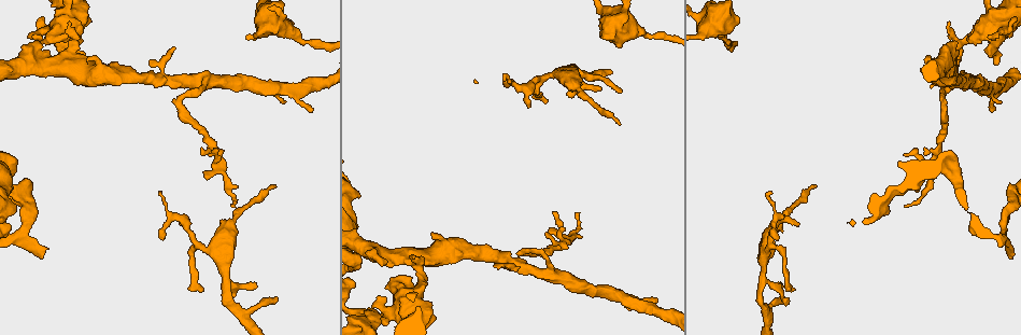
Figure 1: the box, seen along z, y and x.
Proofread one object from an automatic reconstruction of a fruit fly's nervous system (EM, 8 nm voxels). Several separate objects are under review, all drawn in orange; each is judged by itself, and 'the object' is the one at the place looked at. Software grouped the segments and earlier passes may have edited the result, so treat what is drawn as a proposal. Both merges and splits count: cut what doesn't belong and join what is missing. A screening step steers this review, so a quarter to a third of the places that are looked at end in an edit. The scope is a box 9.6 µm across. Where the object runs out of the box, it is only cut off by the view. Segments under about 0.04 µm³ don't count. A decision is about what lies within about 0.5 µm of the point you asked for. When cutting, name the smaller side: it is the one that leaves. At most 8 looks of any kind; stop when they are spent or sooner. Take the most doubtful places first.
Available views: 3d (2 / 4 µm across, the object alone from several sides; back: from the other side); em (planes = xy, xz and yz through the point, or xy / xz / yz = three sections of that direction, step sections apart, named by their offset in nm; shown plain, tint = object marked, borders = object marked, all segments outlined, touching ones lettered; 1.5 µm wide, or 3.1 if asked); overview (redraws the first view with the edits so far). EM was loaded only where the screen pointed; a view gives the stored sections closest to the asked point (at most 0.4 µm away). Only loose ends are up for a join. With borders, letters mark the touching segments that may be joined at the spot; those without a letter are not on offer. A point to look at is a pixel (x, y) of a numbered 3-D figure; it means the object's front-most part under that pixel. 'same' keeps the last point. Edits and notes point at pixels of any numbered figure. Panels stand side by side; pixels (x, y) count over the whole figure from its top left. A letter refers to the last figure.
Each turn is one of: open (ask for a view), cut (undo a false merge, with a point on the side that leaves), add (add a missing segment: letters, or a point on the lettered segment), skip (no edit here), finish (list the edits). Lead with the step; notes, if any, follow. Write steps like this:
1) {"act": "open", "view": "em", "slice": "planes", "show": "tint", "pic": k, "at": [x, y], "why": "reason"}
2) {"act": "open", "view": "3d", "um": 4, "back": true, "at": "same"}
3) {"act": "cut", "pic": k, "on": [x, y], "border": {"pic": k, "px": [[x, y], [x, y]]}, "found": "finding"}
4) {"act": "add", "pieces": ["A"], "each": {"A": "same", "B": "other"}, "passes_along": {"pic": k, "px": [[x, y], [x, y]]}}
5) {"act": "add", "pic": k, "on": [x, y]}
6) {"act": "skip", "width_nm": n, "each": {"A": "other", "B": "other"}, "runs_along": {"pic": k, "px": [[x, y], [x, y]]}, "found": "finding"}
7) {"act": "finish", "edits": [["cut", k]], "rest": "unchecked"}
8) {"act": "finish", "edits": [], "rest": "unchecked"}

{"act": "open", "view": "em", "slice": "planes", "show": "borders", "pic": 1, "at": [42, 256], "why": "free end"}

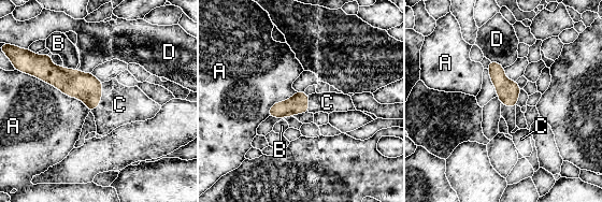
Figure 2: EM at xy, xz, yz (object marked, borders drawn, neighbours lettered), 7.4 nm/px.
{"act": "add", "pieces": ["C"], "each": {"A": "other", "B": "other", "C": "same", "D": "other"}, "found": "the cell continues"}

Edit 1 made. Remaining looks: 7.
{"act": "open", "view": "overview", "why": "see it whole again"}

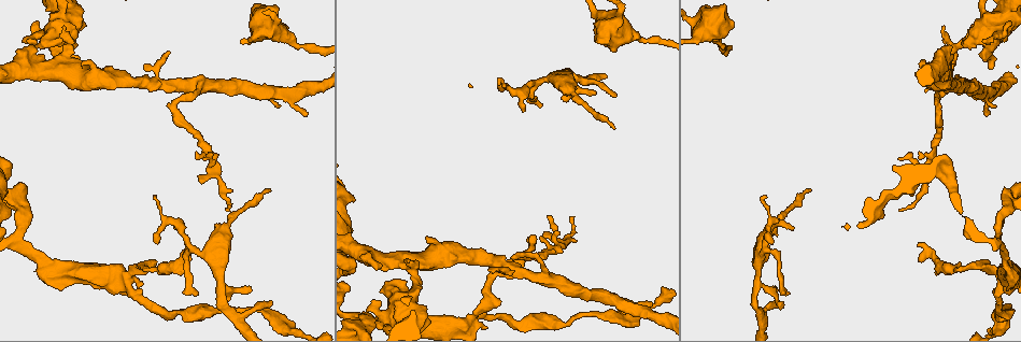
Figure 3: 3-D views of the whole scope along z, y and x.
{"act": "open", "view": "em", "slice": "planes", "show": "borders", "pic": 3, "at": [991, 69], "why": "branch stops here"}

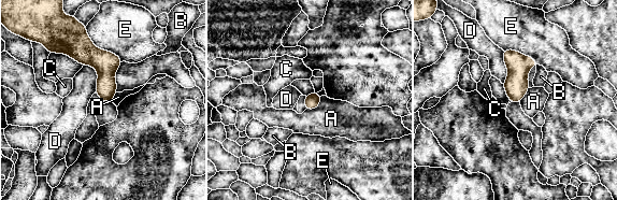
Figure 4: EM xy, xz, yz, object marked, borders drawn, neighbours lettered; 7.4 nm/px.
{"act": "skip", "longest_contact_nm": ["E", 360], "each": {"A": "other", "B": "other", "C": "other", "D": "other", "E": "other"}, "found": "no lettered segment goes on from it"}

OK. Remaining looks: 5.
{"act": "open", "view": "3d", "um": 4, "pic": 3, "at": [808, 191], "why": "an open end"}

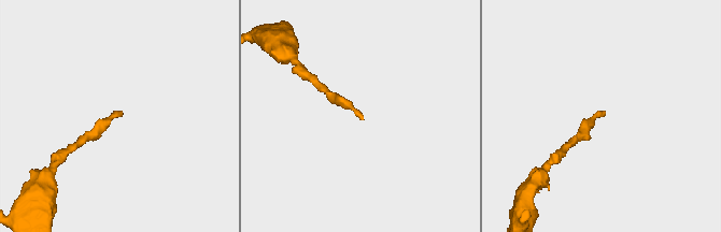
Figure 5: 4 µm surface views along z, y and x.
{"act": "open", "view": "em", "slice": "planes", "show": "borders", "pic": 5, "at": [603, 111], "why": "now the EM"}

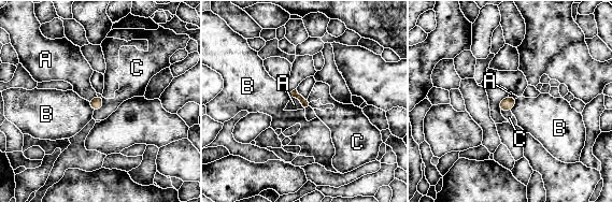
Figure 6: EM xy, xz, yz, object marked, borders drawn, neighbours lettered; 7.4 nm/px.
{"act": "skip", "each": {"A": "other", "B": "other", "C": "other"}, "border": {"pic": 6, "px": [[290, 96], [301, 103], [302, 109]]}, "found": "no lettered segment goes on from it"}

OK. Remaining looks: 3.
{"act": "finish", "edits": [["add", 2]], "rest": "unchecked"}

